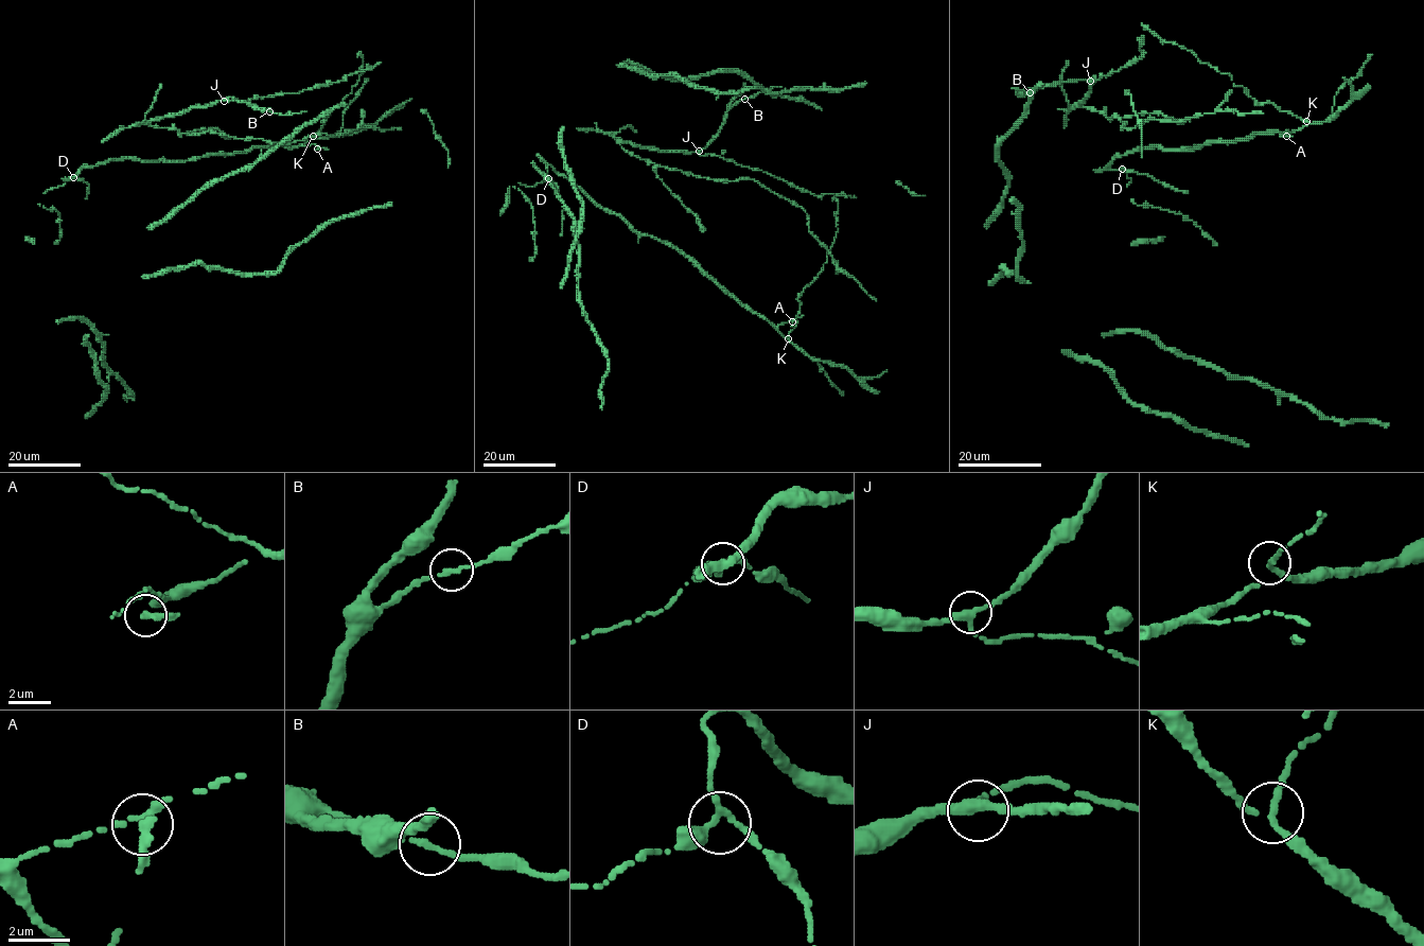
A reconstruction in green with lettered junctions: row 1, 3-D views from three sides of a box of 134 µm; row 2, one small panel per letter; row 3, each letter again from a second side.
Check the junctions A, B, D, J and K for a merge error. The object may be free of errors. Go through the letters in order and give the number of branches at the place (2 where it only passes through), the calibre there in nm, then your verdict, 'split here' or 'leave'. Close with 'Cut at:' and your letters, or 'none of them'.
A: 3 branches meet; 200 nm thick; leave
B: 2 branches meet; 200 nm thick; leave
D: 3 branches meet; 240 nm thick; leave
J: 3 branches meet; 280 nm thick; leave
K: 3 branches meet; 180 nm thick; split here
Cut at: K

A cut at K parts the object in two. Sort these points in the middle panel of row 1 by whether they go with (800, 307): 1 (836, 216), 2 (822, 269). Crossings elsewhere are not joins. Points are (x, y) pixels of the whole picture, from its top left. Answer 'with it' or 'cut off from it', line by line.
1: with it
2: with it

